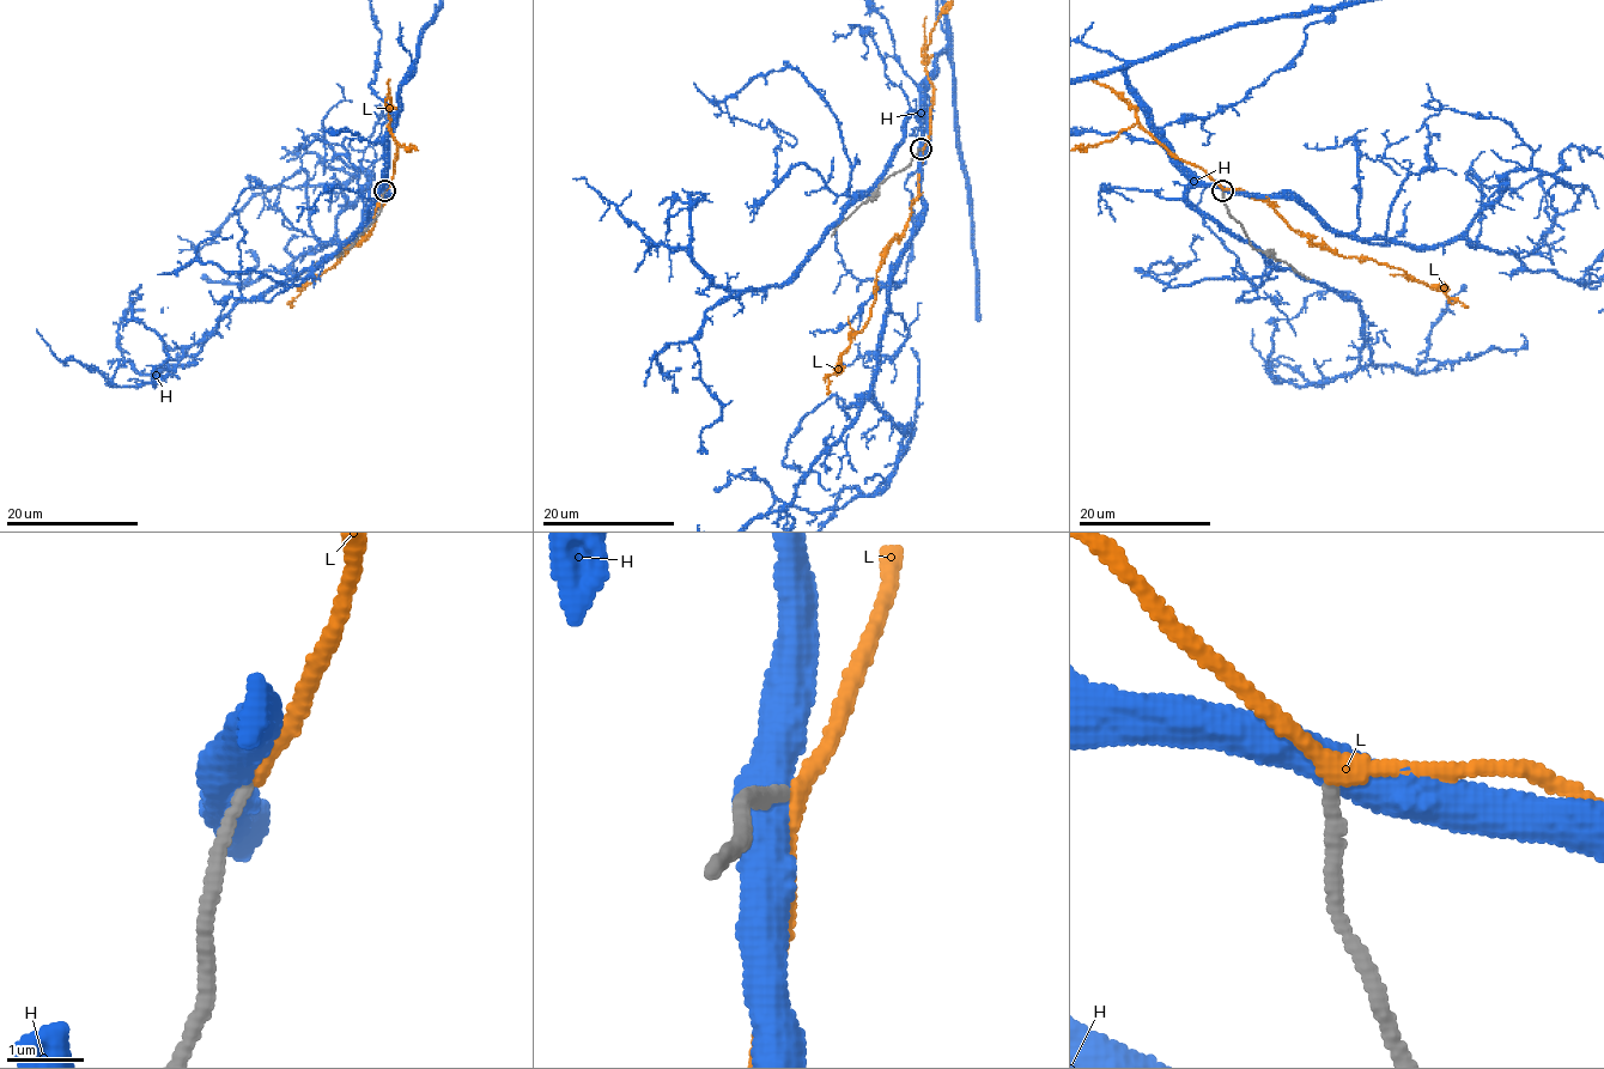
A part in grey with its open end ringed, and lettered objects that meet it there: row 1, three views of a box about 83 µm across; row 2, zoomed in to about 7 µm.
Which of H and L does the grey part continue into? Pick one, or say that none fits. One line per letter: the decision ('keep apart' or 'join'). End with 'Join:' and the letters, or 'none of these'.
H: keep apart
L: join
Join: L

